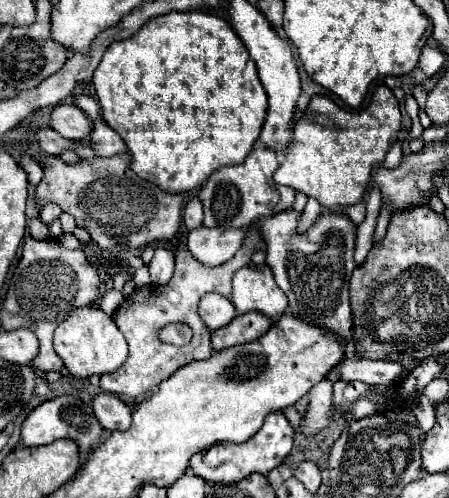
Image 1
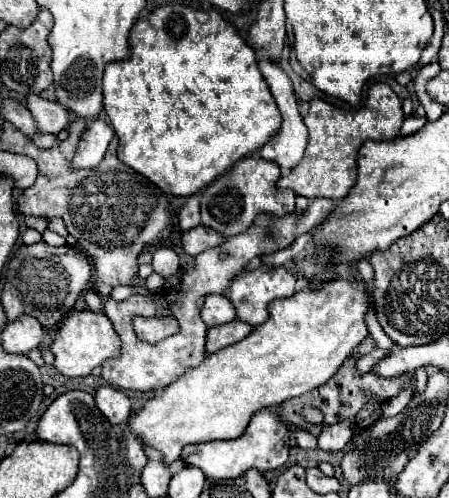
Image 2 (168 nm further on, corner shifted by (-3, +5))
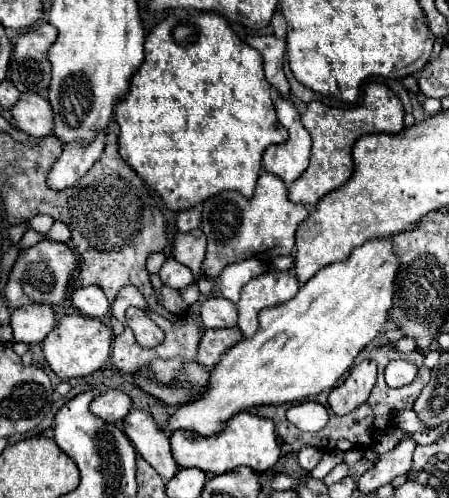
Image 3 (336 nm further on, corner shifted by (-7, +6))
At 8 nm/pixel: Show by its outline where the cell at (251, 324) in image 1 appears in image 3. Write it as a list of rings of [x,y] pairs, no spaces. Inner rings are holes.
[[[207,328],[201,336],[201,342],[199,342],[197,362],[211,370],[221,360],[221,354],[225,354],[241,338],[243,336],[241,336],[239,328],[221,328],[221,330],[209,330]]]

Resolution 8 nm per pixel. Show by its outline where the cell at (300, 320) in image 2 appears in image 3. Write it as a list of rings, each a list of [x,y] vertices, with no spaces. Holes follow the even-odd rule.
[[[373,238],[371,242],[359,246],[345,258],[343,262],[335,262],[323,270],[319,270],[309,282],[305,282],[297,296],[285,304],[265,308],[259,312],[259,330],[255,336],[241,340],[227,354],[223,354],[221,362],[211,370],[209,386],[205,394],[189,404],[179,406],[169,418],[169,428],[177,430],[195,430],[203,436],[217,434],[223,424],[245,410],[261,404],[285,404],[295,400],[305,400],[307,396],[315,396],[323,390],[335,388],[337,380],[351,368],[357,354],[379,336],[379,332],[389,322],[389,312],[393,308],[393,292],[395,292],[395,276],[399,270],[399,258],[393,252],[391,238]]]

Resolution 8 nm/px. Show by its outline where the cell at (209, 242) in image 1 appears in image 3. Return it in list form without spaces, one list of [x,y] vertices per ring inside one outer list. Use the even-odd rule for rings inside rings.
[[[193,230],[193,232],[185,232],[185,234],[175,236],[171,254],[177,262],[187,266],[195,276],[201,276],[205,248],[207,248],[207,240],[205,240],[203,230]]]

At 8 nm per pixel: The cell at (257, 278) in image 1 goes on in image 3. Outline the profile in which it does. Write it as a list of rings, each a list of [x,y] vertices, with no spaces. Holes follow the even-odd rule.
[[[265,272],[249,280],[241,290],[241,300],[237,302],[237,326],[243,338],[249,338],[257,332],[257,314],[263,308],[291,300],[297,290],[299,282],[291,272]]]

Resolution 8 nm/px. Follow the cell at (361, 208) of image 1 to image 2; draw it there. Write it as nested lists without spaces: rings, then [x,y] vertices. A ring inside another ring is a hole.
[[[311,199],[307,211],[297,213],[293,211],[287,217],[271,217],[271,215],[259,215],[255,219],[255,225],[251,225],[243,235],[235,235],[227,239],[221,247],[209,249],[199,253],[191,265],[183,267],[181,281],[177,289],[163,289],[159,293],[149,293],[149,295],[131,295],[125,301],[115,301],[107,299],[105,301],[105,313],[113,321],[119,337],[121,337],[121,357],[103,363],[103,373],[101,377],[111,383],[113,387],[119,389],[129,389],[129,391],[161,391],[165,389],[177,375],[185,373],[191,367],[197,367],[207,351],[205,351],[205,339],[207,339],[207,325],[199,317],[199,307],[205,295],[209,293],[225,293],[229,287],[231,279],[257,255],[265,253],[275,253],[281,249],[287,249],[295,243],[295,239],[317,225],[321,225],[327,215],[335,209],[335,201],[331,199]],[[161,315],[173,315],[181,331],[177,335],[171,335],[163,339],[161,343],[145,343],[135,335],[133,329],[133,319],[135,317],[161,317]]]

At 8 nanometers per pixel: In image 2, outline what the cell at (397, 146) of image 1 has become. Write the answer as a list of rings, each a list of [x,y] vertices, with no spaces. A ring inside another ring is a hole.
[[[407,117],[405,119],[405,123],[403,123],[403,127],[401,127],[401,137],[405,137],[405,135],[411,135],[411,133],[415,133],[415,131],[419,131],[423,125],[427,123],[427,119],[425,117],[421,117],[421,119],[415,119],[415,117]]]

